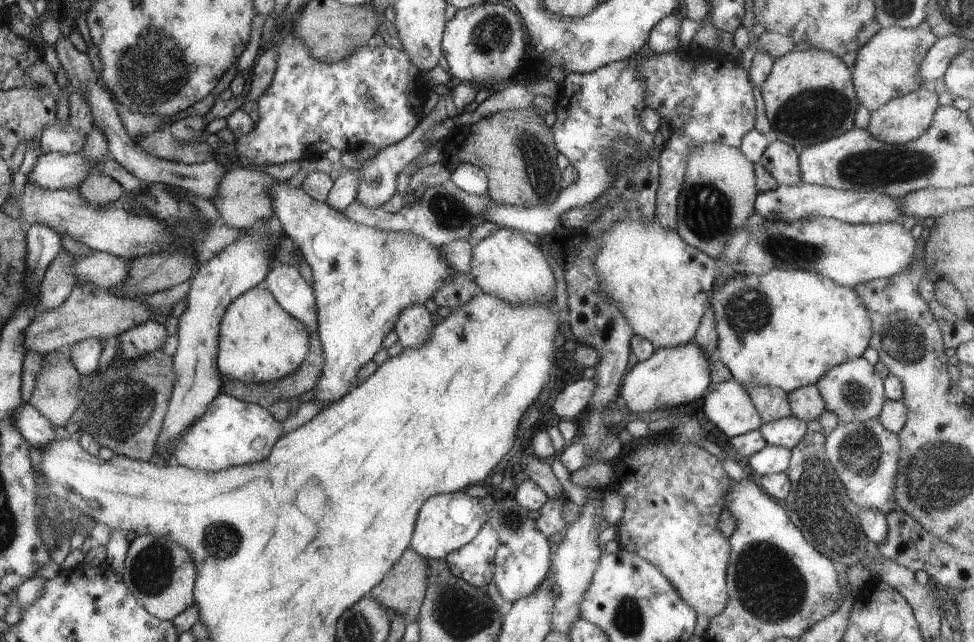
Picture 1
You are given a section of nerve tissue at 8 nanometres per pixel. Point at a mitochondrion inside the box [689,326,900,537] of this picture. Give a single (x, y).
(861, 450)

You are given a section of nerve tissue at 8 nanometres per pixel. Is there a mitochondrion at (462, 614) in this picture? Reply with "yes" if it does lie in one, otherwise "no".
yes

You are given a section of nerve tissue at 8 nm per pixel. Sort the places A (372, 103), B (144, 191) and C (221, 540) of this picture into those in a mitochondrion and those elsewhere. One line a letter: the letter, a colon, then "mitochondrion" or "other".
A: mitochondrion
B: other
C: mitochondrion

